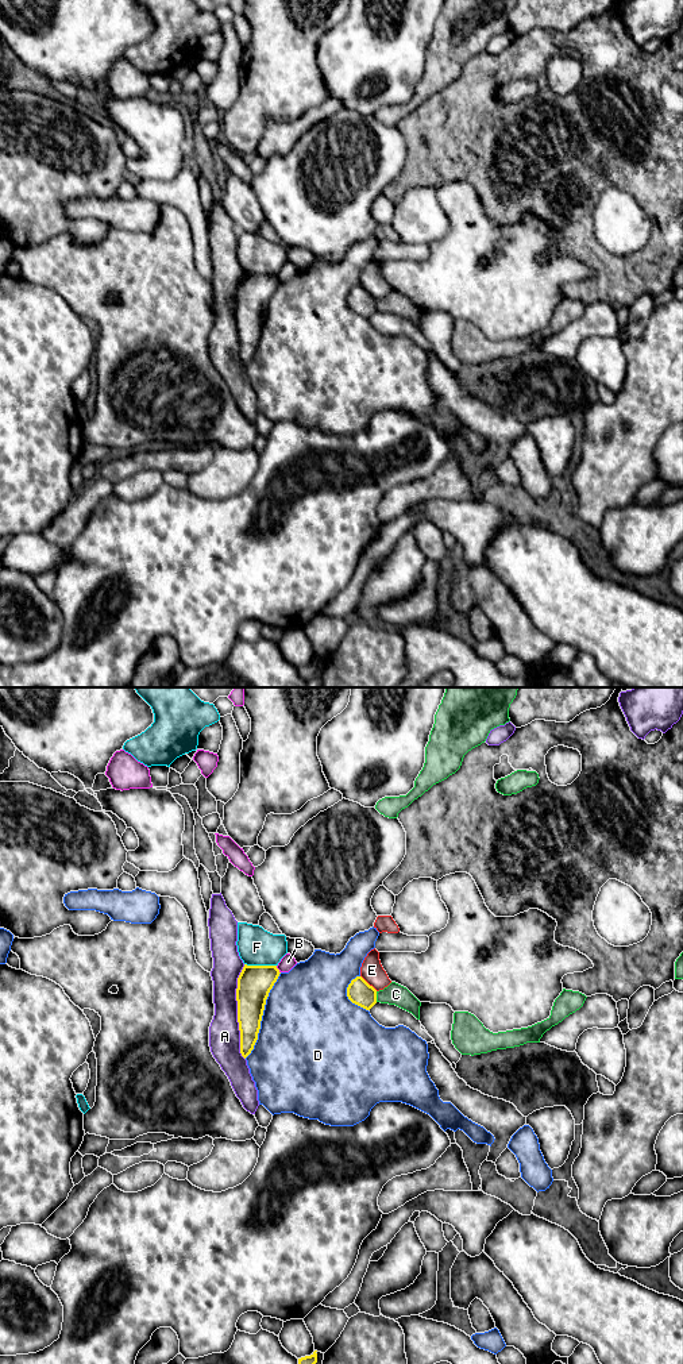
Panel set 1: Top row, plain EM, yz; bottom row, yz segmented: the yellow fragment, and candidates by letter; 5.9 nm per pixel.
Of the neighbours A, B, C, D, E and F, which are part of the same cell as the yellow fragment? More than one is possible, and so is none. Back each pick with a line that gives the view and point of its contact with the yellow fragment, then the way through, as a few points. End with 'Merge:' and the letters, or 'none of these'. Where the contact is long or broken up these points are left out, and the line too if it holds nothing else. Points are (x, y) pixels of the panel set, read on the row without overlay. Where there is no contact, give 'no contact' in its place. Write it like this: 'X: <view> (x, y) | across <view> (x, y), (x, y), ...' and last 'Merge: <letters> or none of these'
Merge: none of these

